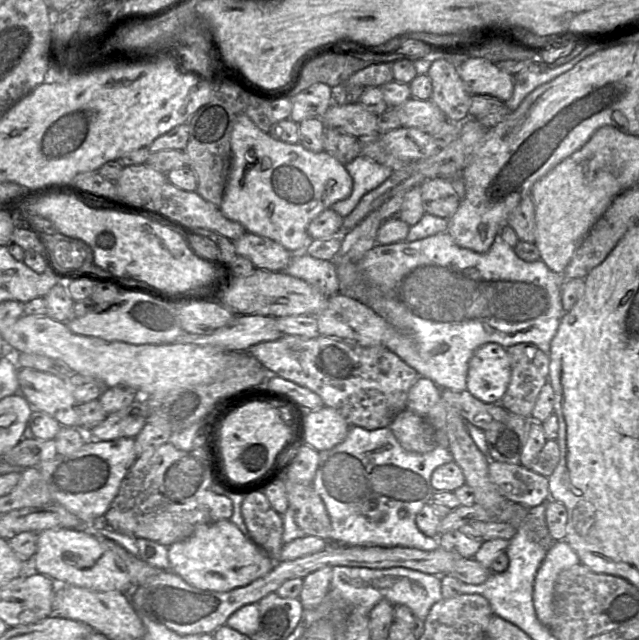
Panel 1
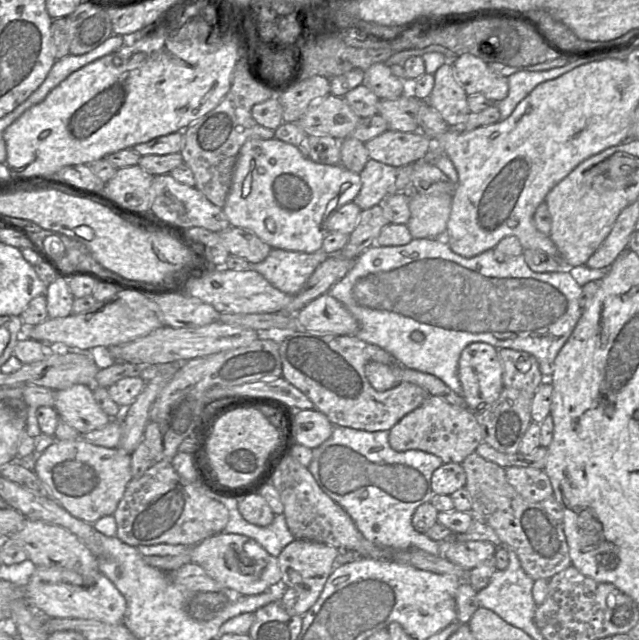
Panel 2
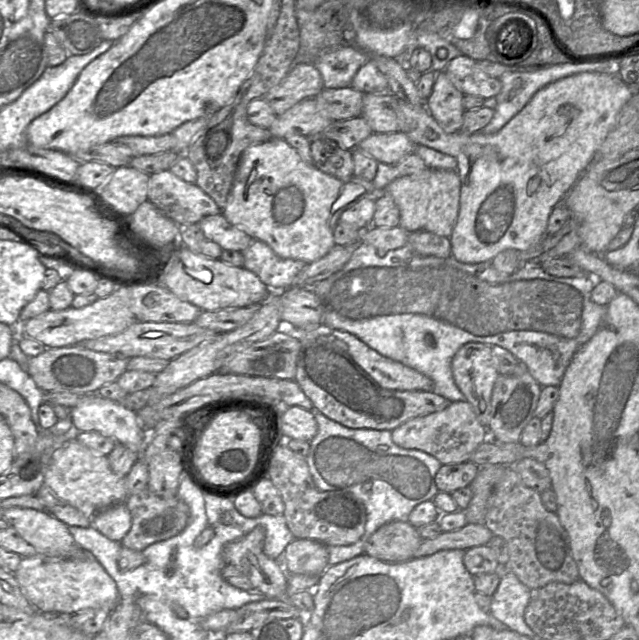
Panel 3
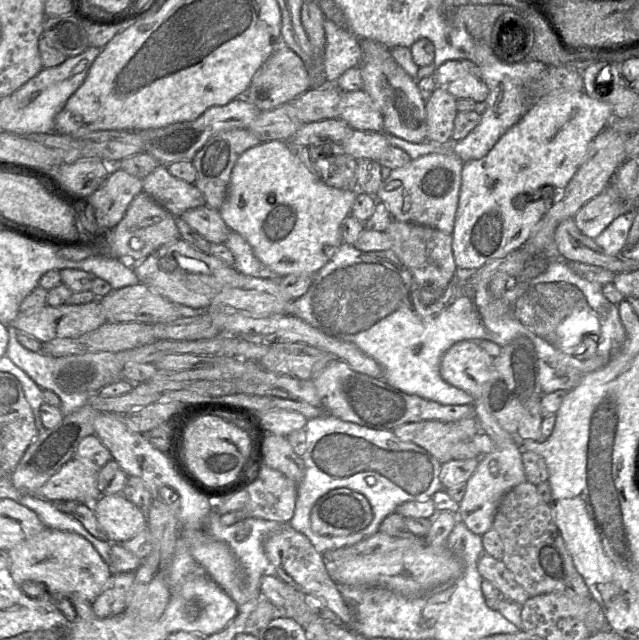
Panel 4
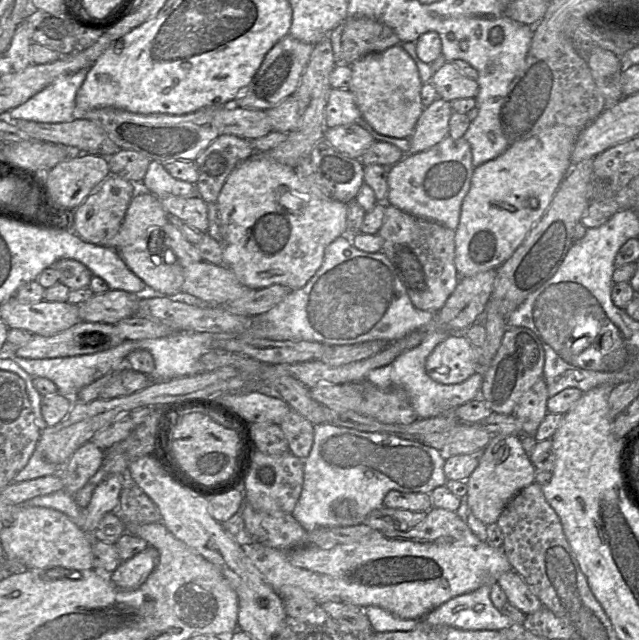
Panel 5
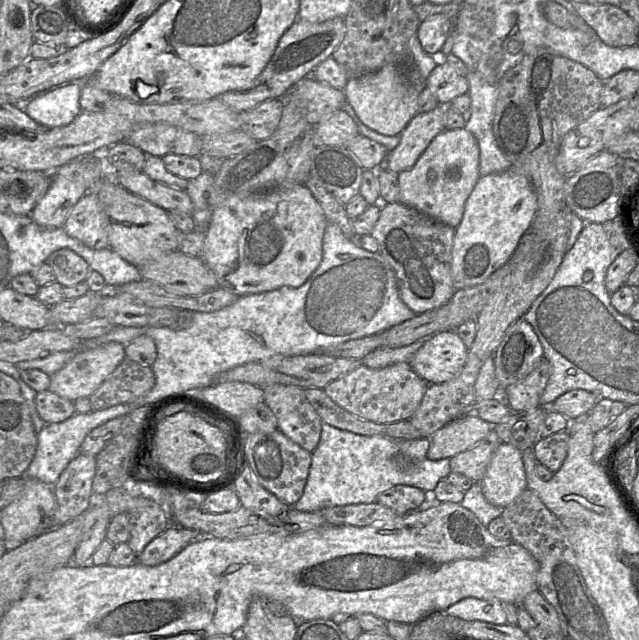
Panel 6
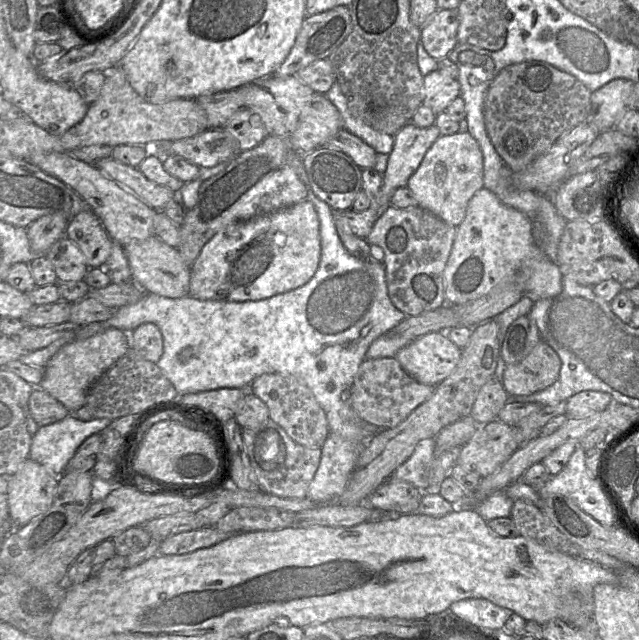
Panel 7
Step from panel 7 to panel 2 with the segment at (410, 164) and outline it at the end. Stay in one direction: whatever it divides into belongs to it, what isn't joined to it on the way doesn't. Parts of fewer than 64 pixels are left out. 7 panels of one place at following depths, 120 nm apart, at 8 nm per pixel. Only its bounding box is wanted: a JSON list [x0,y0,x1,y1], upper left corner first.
[428,63,470,128]

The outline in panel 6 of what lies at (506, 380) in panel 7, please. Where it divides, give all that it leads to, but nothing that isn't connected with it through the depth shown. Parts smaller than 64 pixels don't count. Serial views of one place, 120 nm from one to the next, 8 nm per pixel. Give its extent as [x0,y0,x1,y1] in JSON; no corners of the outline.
[504,355,552,412]

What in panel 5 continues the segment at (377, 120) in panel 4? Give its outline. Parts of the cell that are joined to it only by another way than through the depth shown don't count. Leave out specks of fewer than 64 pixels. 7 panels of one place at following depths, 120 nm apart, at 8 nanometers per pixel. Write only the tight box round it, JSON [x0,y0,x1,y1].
[325,89,362,128]

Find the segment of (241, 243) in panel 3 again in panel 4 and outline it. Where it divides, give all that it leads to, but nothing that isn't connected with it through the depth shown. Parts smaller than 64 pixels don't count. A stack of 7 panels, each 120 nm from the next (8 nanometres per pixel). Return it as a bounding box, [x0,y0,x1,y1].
[180,205,232,244]

